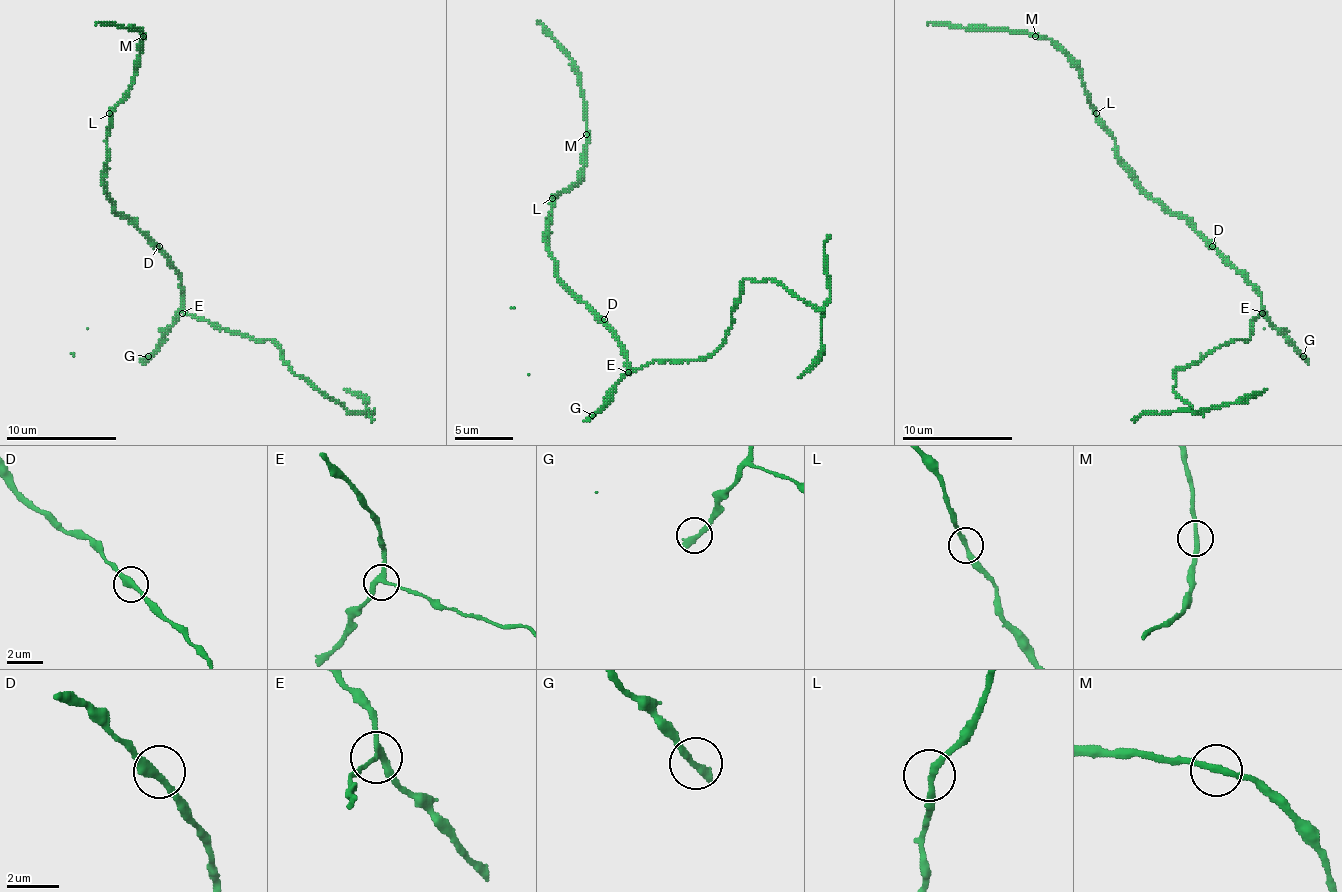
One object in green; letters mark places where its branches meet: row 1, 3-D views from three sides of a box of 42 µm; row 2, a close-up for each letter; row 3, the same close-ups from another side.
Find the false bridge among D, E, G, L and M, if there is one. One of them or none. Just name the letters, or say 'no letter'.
E

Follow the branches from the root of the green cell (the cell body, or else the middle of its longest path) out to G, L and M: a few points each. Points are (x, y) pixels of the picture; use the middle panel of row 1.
G: (601, 322), (621, 345), (627, 357), (627, 372), (610, 398), (592, 415)
L: (601, 322), (557, 276), (557, 261), (546, 244), (552, 198)
M: (601, 322), (557, 276), (557, 261), (546, 244), (552, 200), (578, 180), (578, 172), (584, 166), (586, 134)

